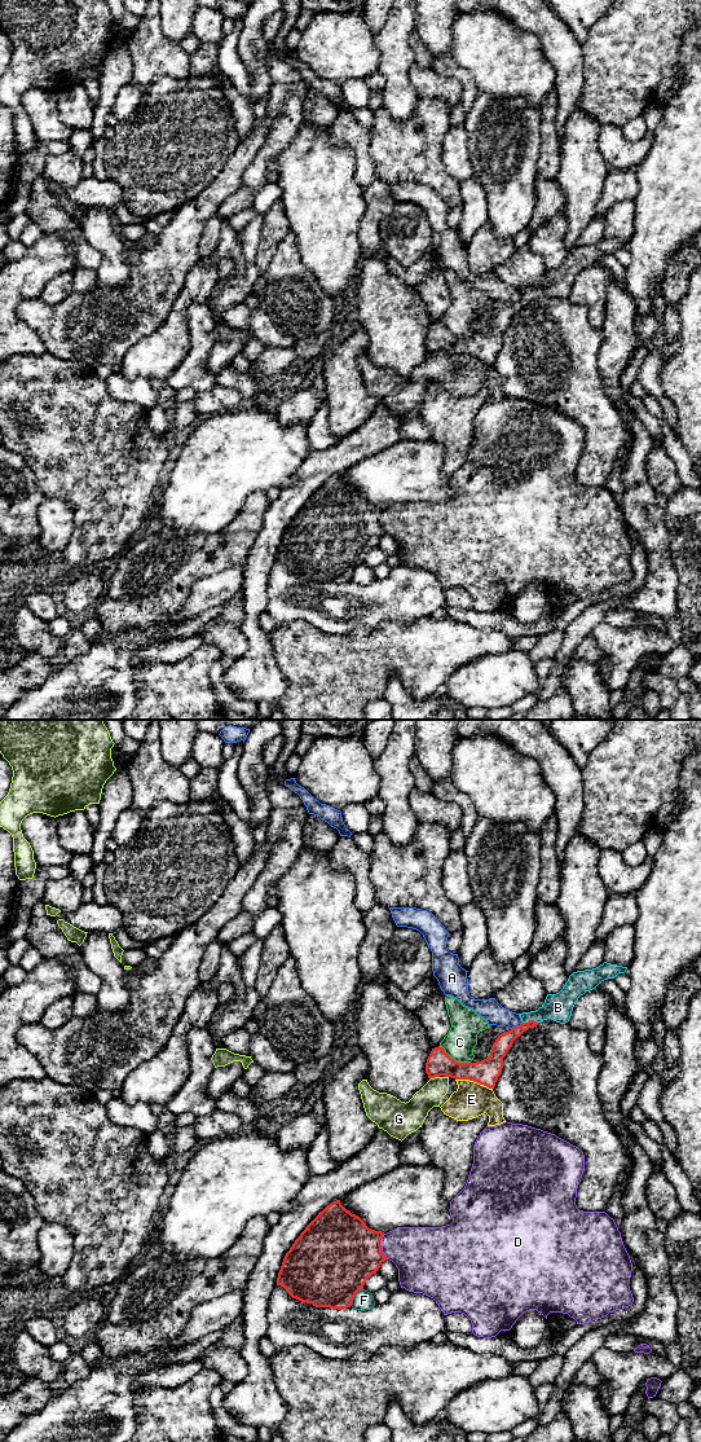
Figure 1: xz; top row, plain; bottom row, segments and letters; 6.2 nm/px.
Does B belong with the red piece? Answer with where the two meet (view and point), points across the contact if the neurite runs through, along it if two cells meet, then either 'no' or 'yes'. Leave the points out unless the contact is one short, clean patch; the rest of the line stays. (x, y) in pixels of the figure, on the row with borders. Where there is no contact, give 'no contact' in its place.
contact xz (530, 1020); way xz (503, 1042), (530, 1020), (558, 1007); yes

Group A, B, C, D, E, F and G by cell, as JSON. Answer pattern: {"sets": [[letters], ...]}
{"sets": [["A"], ["B"], ["C"], ["D"], ["E", "G"], ["F"]]}

